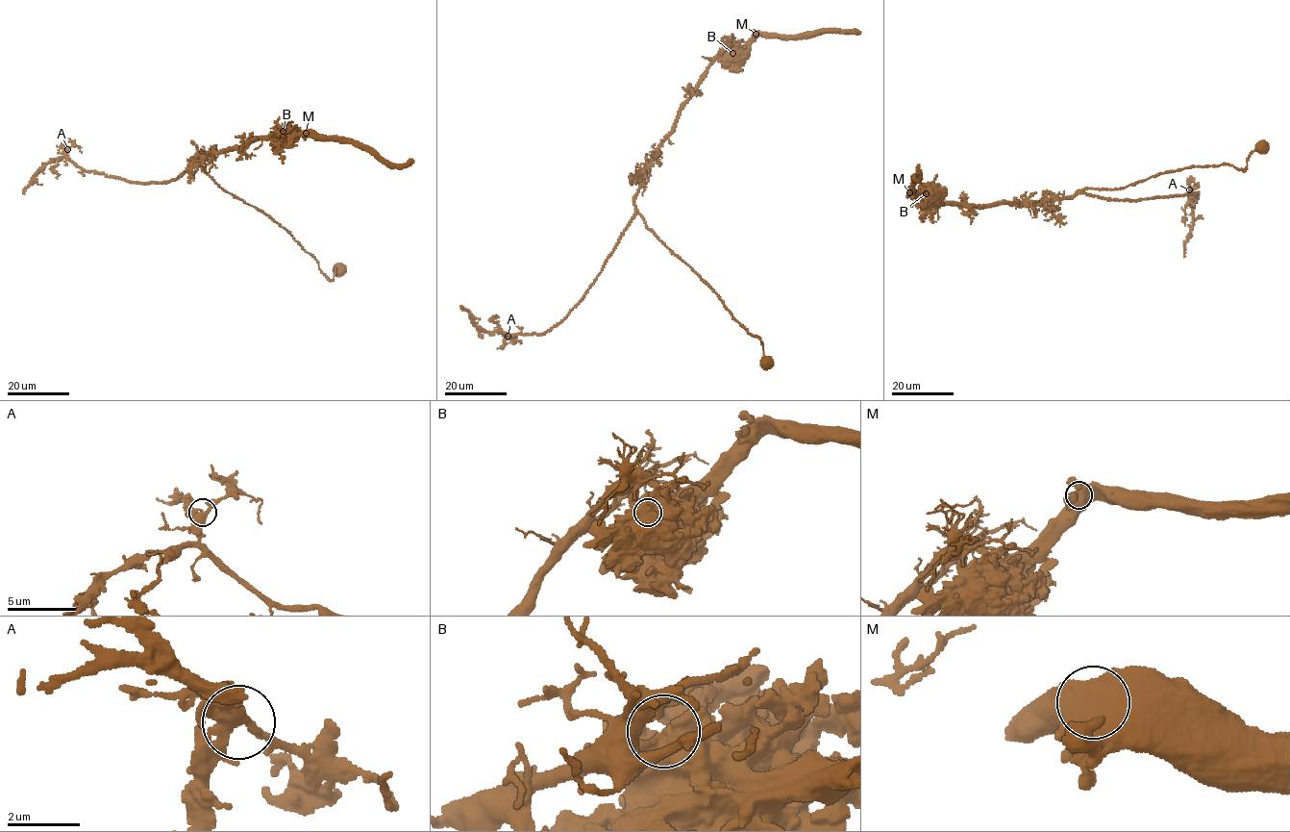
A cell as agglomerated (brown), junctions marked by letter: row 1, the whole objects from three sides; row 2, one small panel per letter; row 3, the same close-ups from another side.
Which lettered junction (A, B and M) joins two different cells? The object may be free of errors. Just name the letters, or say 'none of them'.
B

